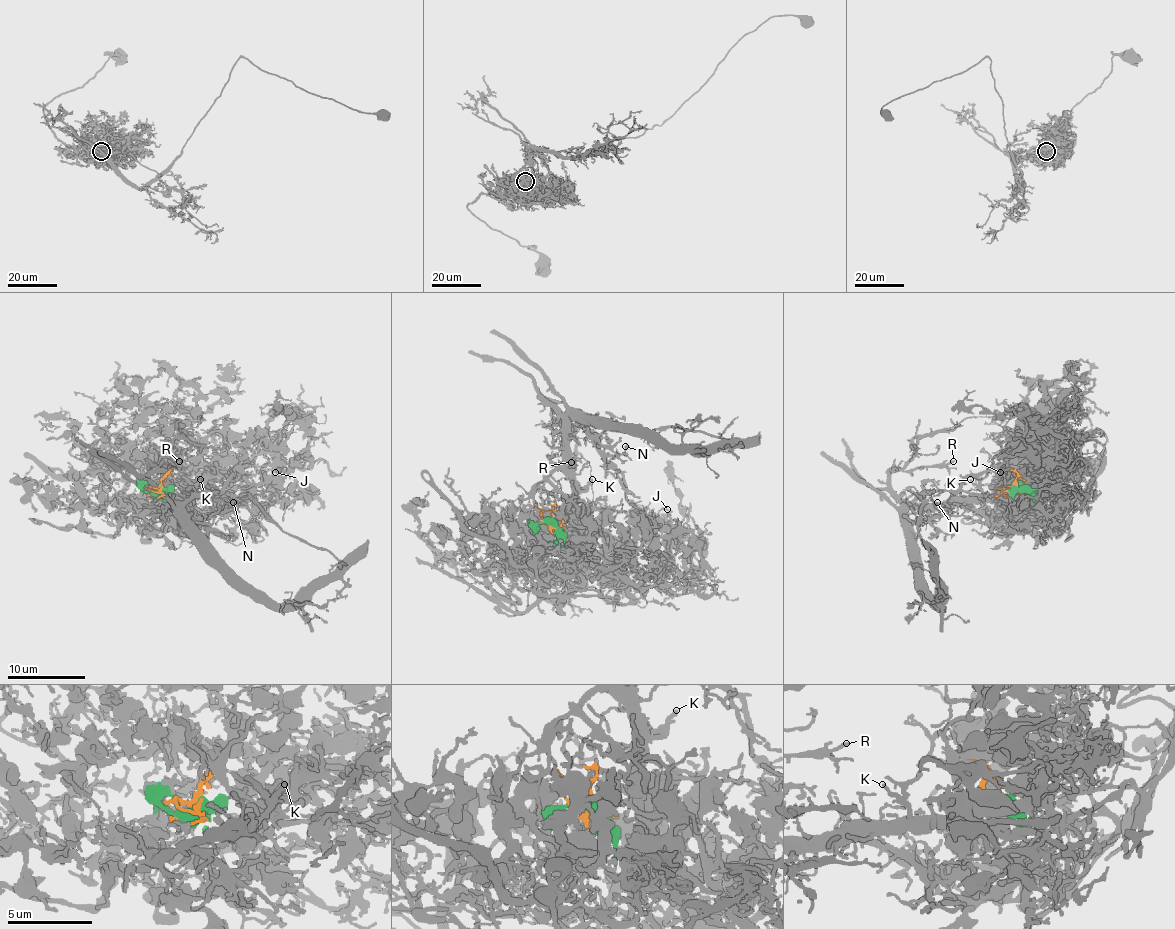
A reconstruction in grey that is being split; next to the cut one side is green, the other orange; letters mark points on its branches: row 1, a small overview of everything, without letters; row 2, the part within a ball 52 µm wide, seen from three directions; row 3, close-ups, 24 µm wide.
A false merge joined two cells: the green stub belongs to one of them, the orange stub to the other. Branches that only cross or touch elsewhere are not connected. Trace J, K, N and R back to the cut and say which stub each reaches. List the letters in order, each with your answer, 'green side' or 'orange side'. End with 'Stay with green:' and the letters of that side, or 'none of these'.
J: green side
K: orange side
N: orange side
R: orange side
Stay with green: J

